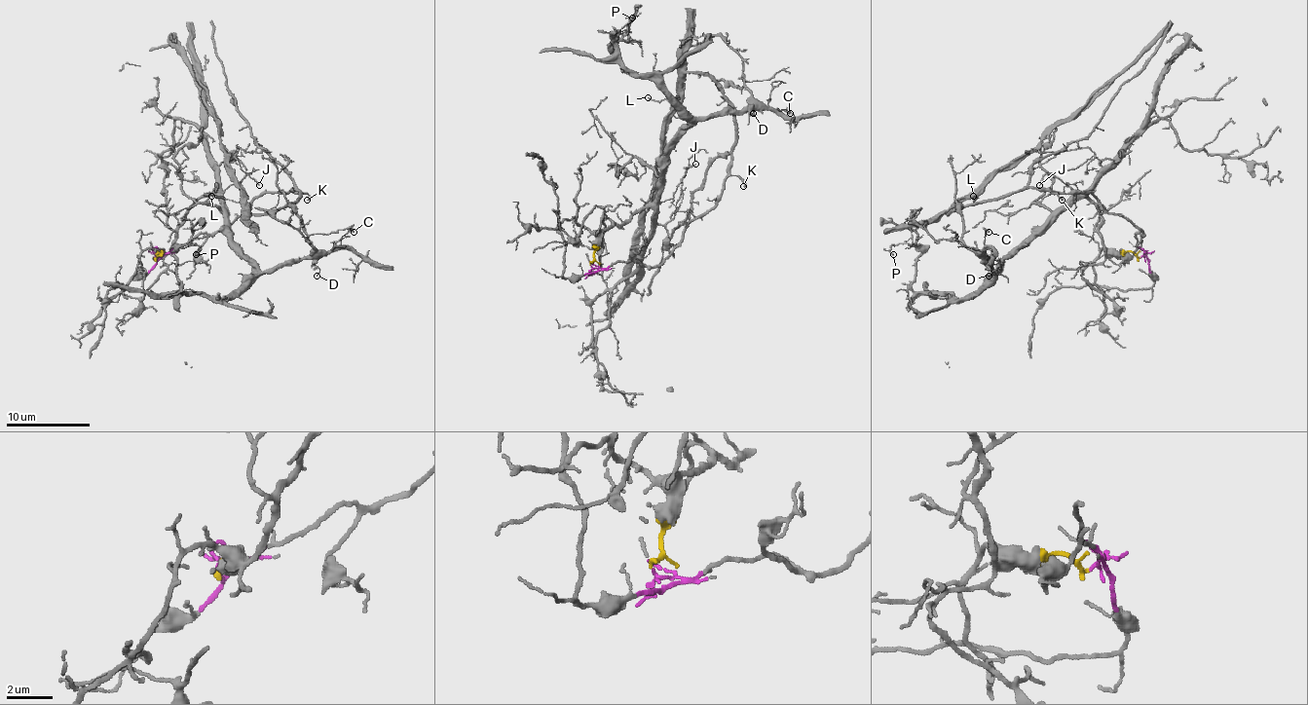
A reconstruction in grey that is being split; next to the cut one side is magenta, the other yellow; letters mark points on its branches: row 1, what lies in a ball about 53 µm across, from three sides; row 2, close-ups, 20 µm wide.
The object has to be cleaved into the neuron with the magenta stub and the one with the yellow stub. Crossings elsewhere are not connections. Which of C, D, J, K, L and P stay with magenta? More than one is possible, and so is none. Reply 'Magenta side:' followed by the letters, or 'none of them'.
Magenta side: K, L

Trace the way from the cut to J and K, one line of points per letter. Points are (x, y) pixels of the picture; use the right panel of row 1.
J: (1139, 257), (1129, 251), (1104, 248), (1100, 211), (1074, 184), (1064, 184), (1049, 173), (1039, 186)
K: (1139, 257), (1144, 253), (1136, 234), (1141, 232), (1106, 211), (1089, 192), (1052, 192), (1062, 201)

